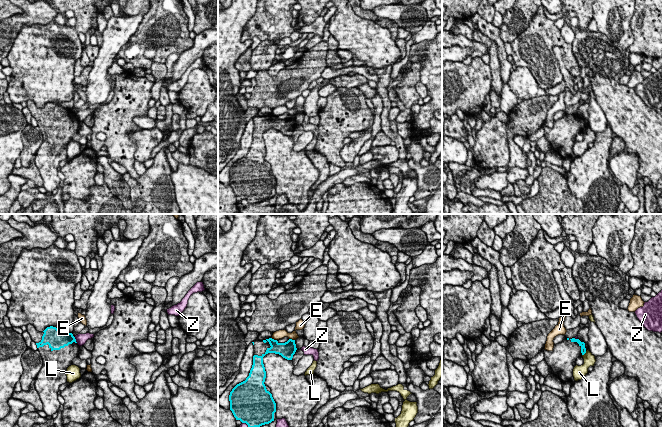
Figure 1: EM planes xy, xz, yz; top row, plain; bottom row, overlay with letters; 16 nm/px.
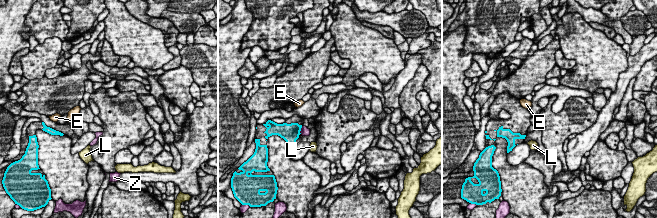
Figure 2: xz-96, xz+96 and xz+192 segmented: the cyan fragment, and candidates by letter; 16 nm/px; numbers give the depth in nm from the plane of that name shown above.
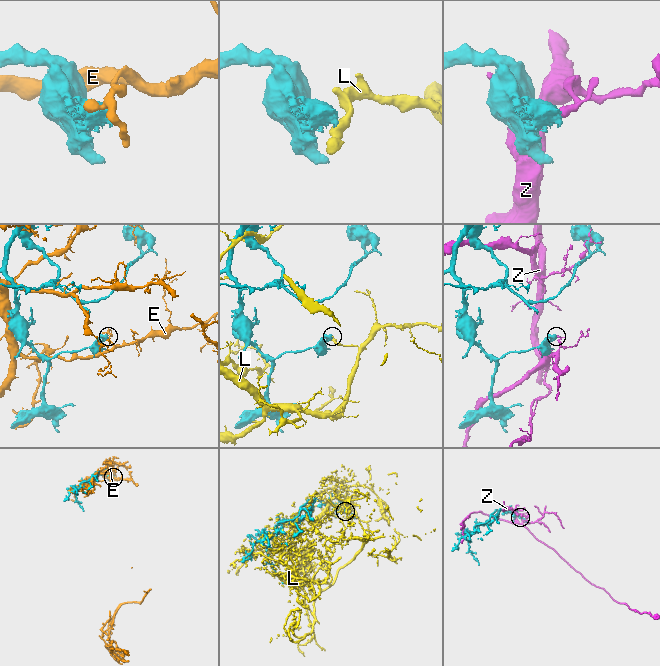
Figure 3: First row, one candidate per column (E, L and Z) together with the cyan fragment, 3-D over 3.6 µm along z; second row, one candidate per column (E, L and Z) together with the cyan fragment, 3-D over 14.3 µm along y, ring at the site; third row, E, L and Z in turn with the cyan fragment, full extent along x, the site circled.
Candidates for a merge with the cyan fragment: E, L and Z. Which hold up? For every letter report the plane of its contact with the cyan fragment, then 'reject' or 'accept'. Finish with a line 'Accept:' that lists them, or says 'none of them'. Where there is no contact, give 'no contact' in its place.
E: xz | reject
L: yz | reject
Z: xy | reject
Accept: none of them

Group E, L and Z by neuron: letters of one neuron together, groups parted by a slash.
E / L / Z

